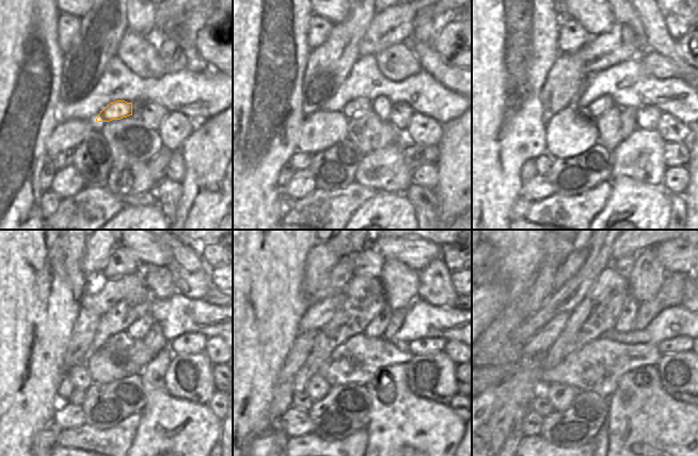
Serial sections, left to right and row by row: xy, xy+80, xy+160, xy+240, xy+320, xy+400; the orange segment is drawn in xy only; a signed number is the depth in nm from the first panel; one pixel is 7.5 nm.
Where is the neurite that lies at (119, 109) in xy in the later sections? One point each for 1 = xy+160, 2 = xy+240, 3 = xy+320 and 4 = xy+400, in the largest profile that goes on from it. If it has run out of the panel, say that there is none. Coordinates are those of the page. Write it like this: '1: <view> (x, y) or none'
1: xy+160 (603, 104)
2: xy+240 (139, 329)
3: xy+320 (376, 329)
4: xy+400 (624, 323)

